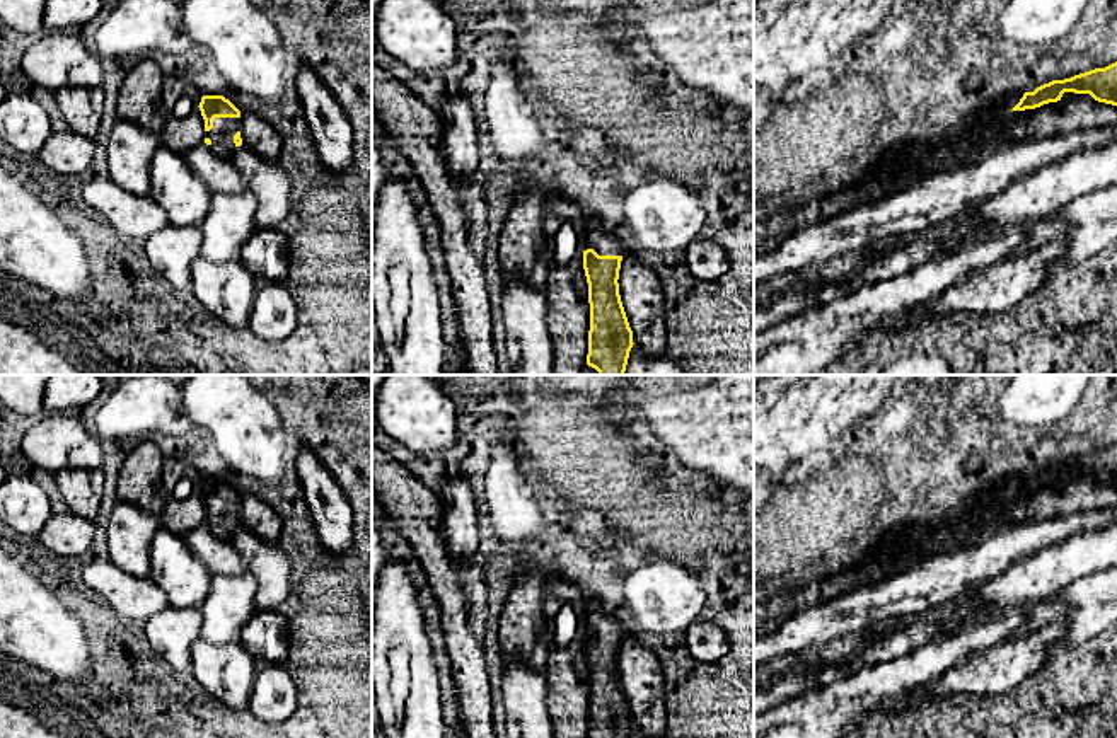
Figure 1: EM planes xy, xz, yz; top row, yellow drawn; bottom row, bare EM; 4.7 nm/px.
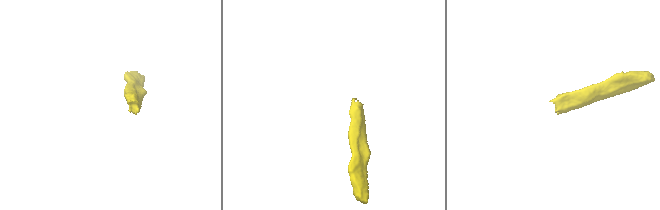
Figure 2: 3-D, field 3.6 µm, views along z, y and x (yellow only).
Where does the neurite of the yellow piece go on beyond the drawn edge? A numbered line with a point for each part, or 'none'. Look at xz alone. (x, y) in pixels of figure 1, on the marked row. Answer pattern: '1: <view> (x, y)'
1: xz (594, 236)

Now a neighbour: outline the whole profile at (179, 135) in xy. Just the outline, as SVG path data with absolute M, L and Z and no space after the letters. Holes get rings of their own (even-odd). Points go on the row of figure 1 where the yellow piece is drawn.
M200 107L186 118L176 118L167 111L165 124L160 131L160 145L171 152L184 155L205 141L205 119Z

